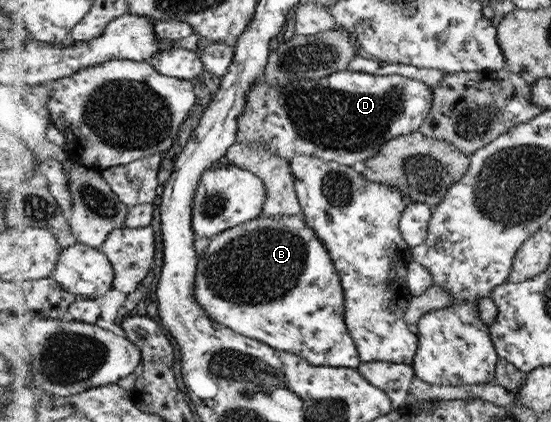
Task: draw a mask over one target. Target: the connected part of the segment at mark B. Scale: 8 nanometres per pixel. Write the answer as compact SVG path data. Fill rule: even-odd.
M264 215L264 218L257 218L247 224L242 224L213 237L205 247L202 247L200 258L200 268L197 274L197 299L198 302L202 303L203 307L206 307L206 310L209 310L210 316L213 319L217 319L219 323L229 326L232 330L237 330L240 334L245 334L250 338L261 340L275 349L285 350L286 352L300 355L314 366L332 366L356 369L357 366L362 363L353 338L350 336L346 323L344 322L344 291L340 284L338 273L334 268L329 248L326 248L326 244L322 243L321 238L318 237L318 234L313 227L310 227L308 223L306 223L304 216L270 217Z

